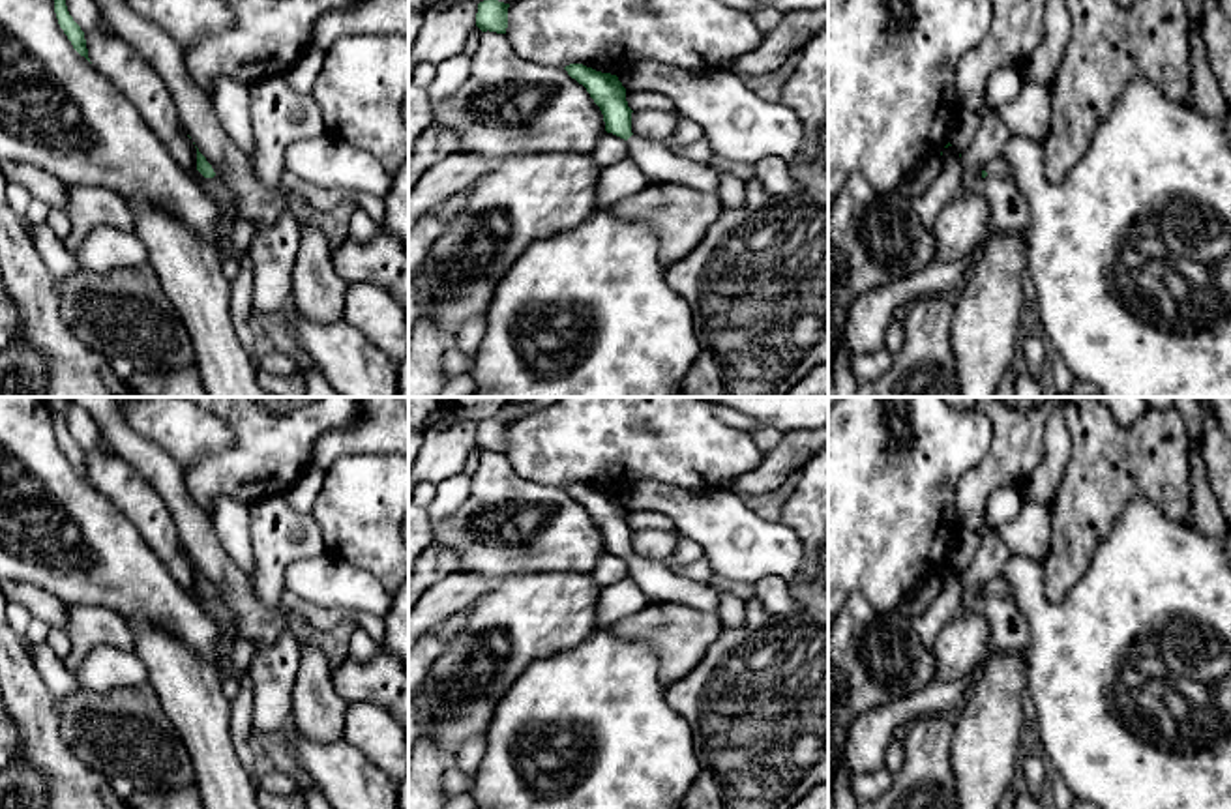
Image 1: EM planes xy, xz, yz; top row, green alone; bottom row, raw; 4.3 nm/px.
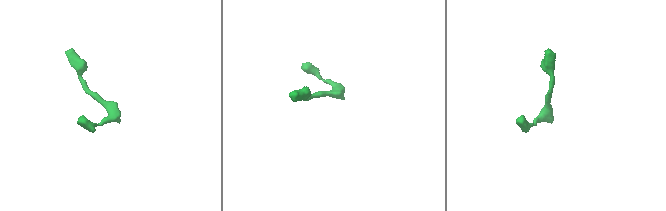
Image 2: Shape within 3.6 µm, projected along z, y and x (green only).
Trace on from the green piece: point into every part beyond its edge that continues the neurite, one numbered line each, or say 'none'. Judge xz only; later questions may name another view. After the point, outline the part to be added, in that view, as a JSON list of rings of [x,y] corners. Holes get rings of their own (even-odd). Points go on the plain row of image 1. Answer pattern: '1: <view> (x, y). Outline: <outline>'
1: xz (656, 579). Outline: [[[631,554],[628,569],[650,603],[682,603],[703,612],[718,612],[718,592],[708,582],[675,573],[669,562],[643,560]]]

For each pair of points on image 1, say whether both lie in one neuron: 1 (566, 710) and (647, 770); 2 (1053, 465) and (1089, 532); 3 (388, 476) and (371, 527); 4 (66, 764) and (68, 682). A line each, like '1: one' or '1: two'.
1: one
2: two
3: one
4: two

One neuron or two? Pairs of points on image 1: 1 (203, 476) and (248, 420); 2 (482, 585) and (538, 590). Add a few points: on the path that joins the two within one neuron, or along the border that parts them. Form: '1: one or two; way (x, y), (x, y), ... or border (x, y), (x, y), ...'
1: one; way (220, 470), (248, 442), (248, 437)
2: two; border (503, 581), (469, 607)

